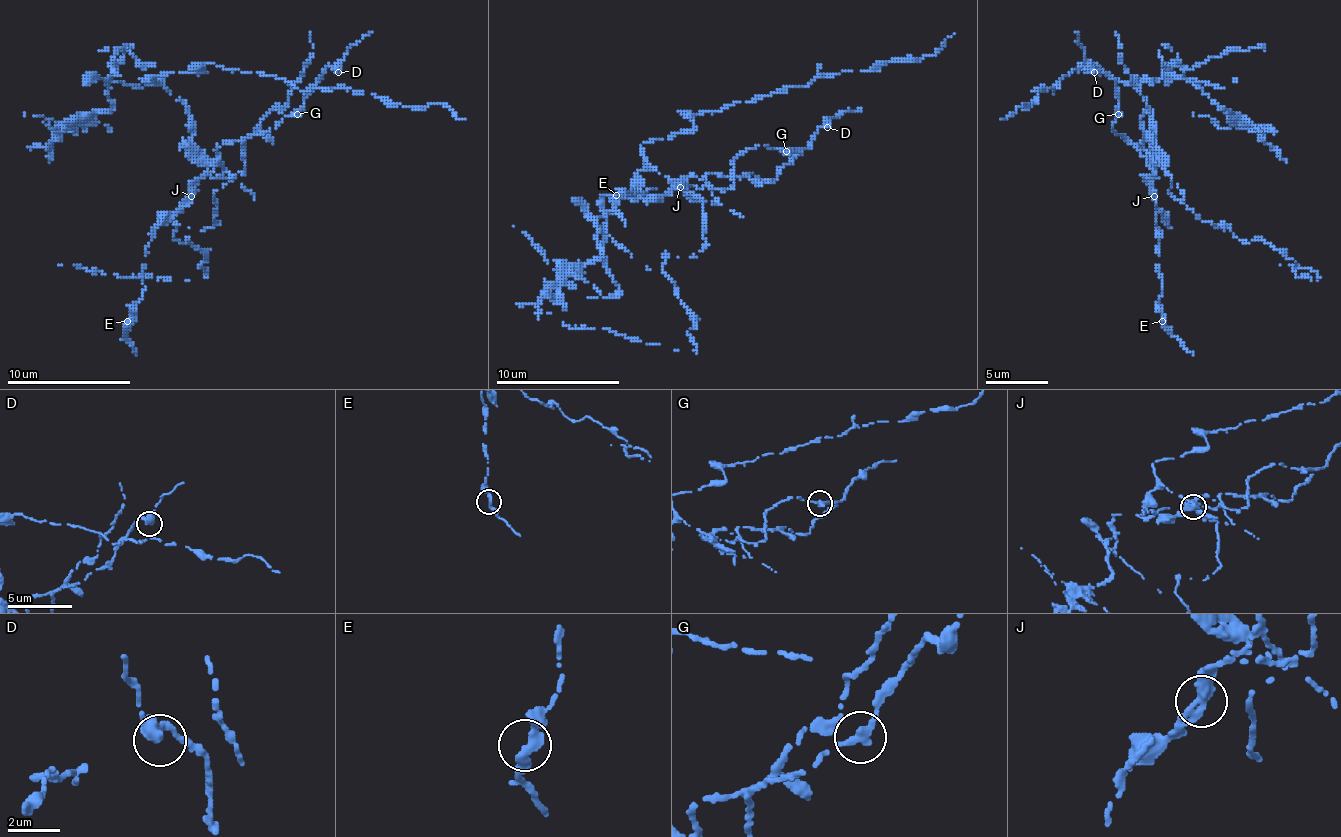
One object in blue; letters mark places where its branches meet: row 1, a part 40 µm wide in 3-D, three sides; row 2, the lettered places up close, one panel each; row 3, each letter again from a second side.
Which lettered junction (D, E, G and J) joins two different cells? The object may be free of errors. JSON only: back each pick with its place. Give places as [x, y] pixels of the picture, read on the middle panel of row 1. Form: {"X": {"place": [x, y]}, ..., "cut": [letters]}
{"J": {"place": [680, 187]}, "cut": ["J"]}

